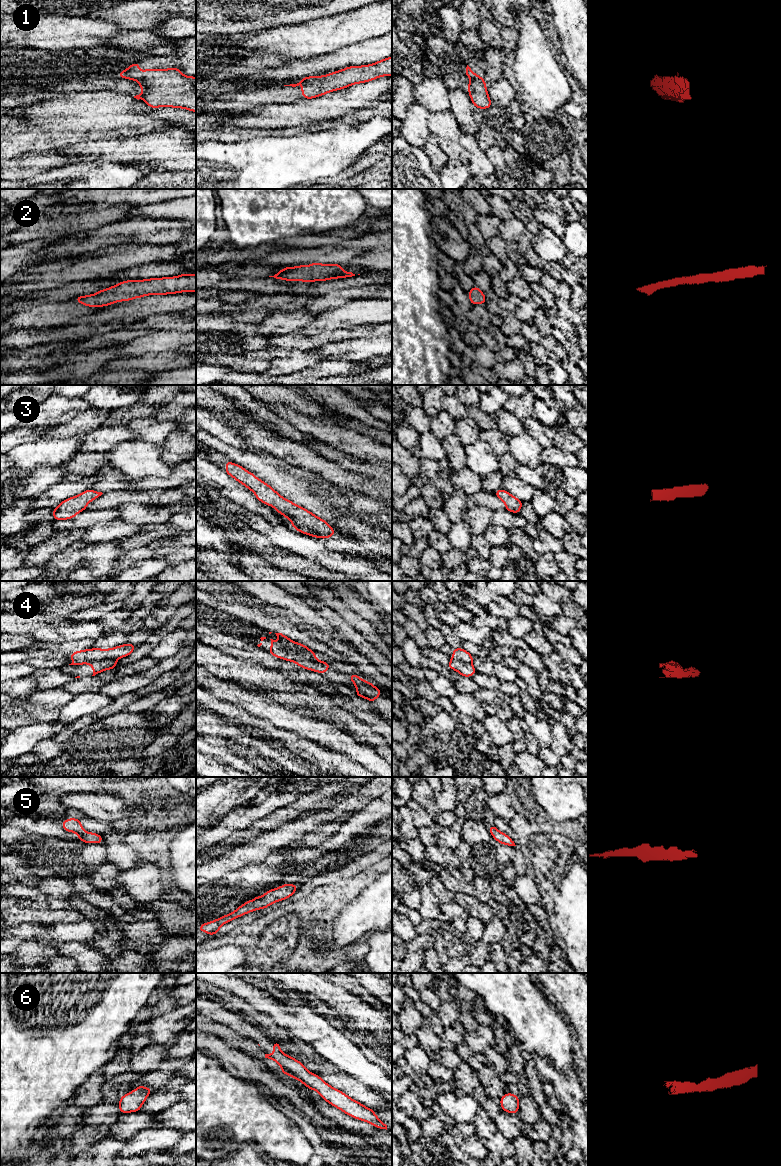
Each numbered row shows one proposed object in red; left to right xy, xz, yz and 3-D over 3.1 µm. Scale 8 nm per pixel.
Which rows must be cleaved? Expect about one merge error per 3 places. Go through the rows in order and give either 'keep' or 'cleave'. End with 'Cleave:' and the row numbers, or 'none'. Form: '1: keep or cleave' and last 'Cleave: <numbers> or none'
1: keep
2: keep
3: keep
4: cleave
5: keep
6: keep
Cleave: 4

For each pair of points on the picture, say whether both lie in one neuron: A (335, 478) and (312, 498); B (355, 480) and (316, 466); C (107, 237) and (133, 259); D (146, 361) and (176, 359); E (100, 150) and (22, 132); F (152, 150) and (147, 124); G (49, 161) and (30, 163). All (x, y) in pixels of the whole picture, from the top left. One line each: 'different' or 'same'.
A: different
B: same
C: different
D: same
E: different
F: different
G: same

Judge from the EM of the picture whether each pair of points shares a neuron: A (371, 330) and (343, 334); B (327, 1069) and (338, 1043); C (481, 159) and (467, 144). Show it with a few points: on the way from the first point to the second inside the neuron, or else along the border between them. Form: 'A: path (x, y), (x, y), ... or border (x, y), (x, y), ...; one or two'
A: path (364, 331), (350, 333); one
B: border (324, 1060), (328, 1060), (336, 1066); two
C: path (477, 155), (471, 148); one

